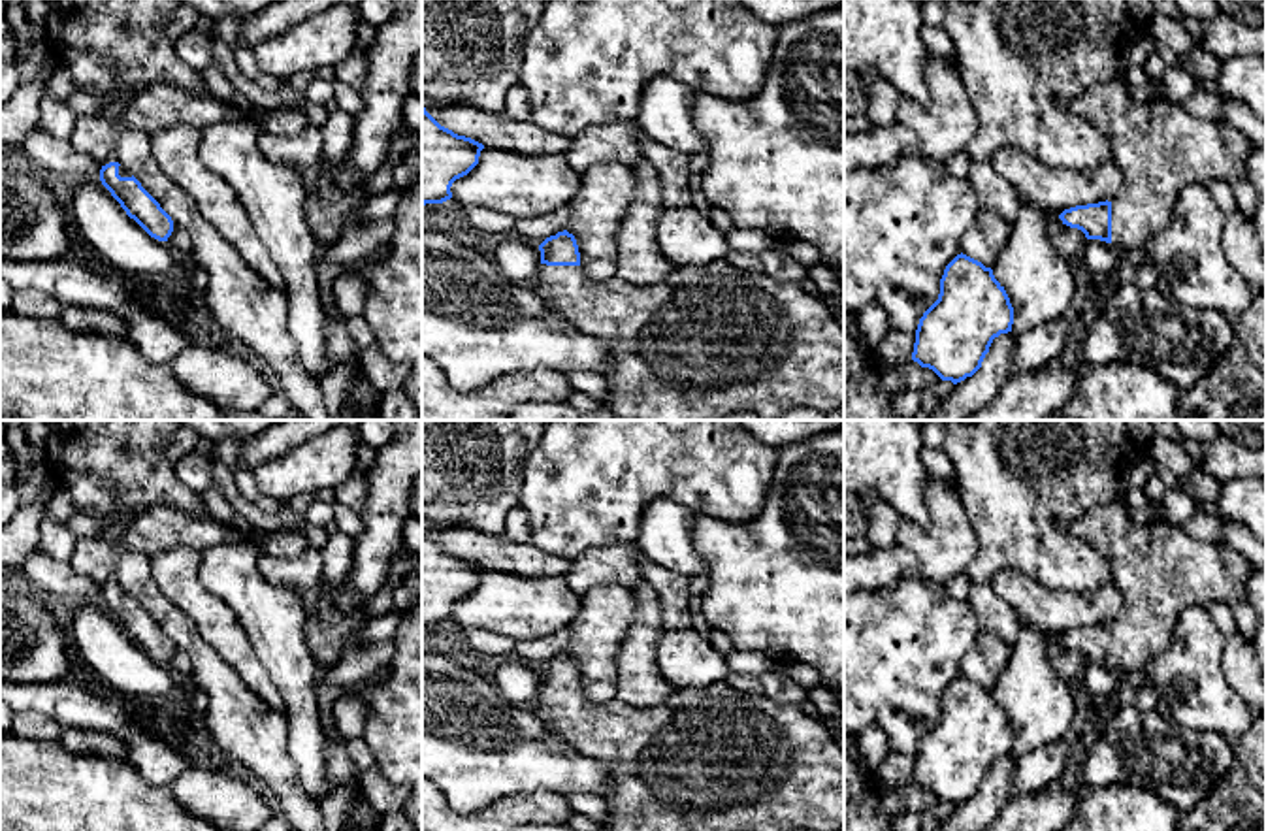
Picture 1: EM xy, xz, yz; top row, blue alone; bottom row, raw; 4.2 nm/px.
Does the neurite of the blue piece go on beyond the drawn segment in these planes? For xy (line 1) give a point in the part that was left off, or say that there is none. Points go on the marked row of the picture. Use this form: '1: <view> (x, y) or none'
1: xy (162, 106)

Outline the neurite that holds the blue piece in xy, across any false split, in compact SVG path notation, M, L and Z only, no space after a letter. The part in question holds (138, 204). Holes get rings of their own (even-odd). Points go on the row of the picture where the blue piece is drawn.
M154 85L143 90L115 121L100 115L81 115L70 134L70 143L83 155L100 162L100 181L151 237L168 241L173 232L171 217L141 187L141 183L117 162L115 147L124 130L153 134L175 124L205 128L234 121L243 113L211 94L200 96L173 85Z

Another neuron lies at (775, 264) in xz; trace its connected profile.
M731 249L725 260L740 269L763 273L774 281L801 283L804 277L808 277L808 269L801 262L772 249L755 254Z

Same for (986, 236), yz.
M982 209L963 236L961 253L993 269L1008 234L1010 224L1006 220L989 209Z

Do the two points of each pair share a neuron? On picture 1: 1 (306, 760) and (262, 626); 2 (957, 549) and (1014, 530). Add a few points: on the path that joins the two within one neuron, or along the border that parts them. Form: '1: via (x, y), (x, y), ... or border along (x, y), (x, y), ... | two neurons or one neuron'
1: via (304, 726), (292, 669), (287, 660) | one neuron
2: border along (961, 502), (976, 545), (976, 554), (965, 573) | two neurons

